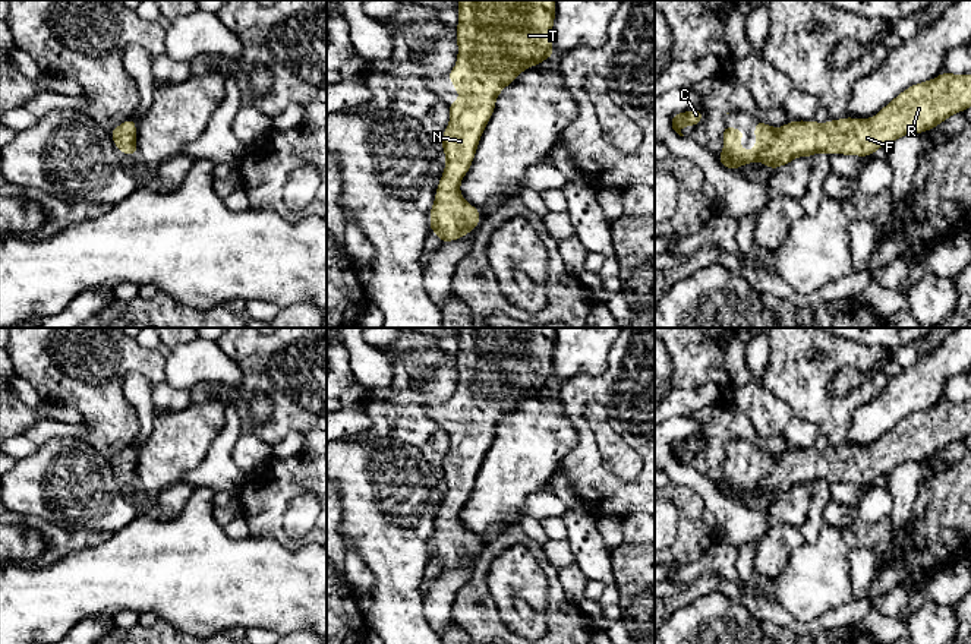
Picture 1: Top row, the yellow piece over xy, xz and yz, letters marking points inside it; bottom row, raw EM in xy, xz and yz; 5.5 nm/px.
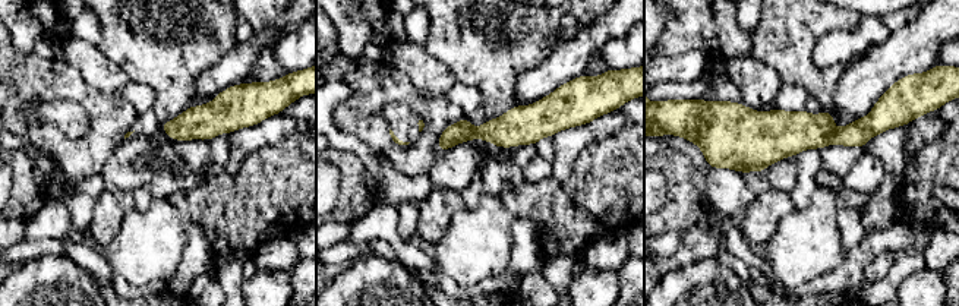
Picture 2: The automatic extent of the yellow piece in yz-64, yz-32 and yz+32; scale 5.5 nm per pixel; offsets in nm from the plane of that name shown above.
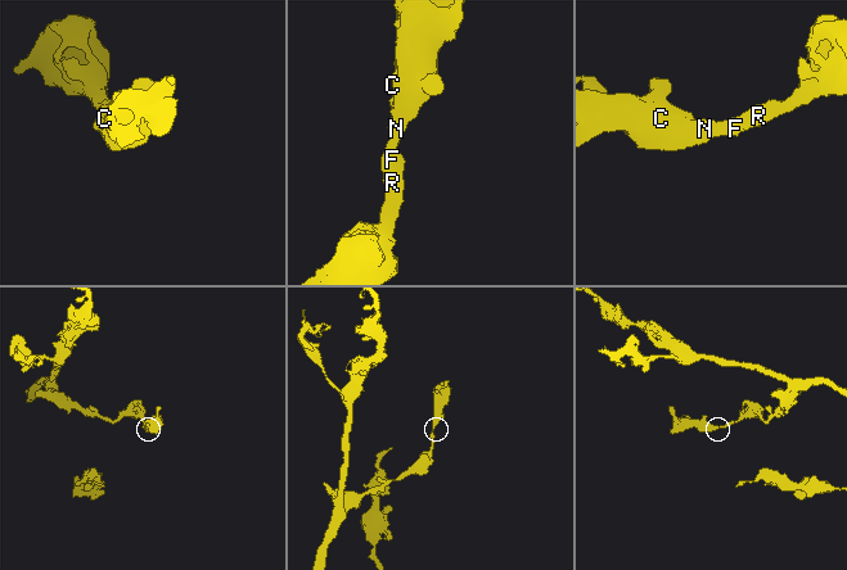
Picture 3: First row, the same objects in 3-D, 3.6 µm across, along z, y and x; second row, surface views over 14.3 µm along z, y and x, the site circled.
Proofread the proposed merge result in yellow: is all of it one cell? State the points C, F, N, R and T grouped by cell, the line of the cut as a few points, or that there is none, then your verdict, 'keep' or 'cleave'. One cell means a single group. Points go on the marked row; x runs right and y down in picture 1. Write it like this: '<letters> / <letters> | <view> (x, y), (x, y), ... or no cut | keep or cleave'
C F N R T | no cut | keep

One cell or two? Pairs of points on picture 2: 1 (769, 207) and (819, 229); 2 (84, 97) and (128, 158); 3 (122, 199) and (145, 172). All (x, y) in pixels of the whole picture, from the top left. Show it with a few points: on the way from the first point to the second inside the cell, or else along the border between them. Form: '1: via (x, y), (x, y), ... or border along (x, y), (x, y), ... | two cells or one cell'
1: border along (795, 210), (779, 221), (766, 243) | two cells
2: border along (123, 138), (98, 173) | two cells
3: border along (106, 189), (126, 189), (131, 192) | two cells

